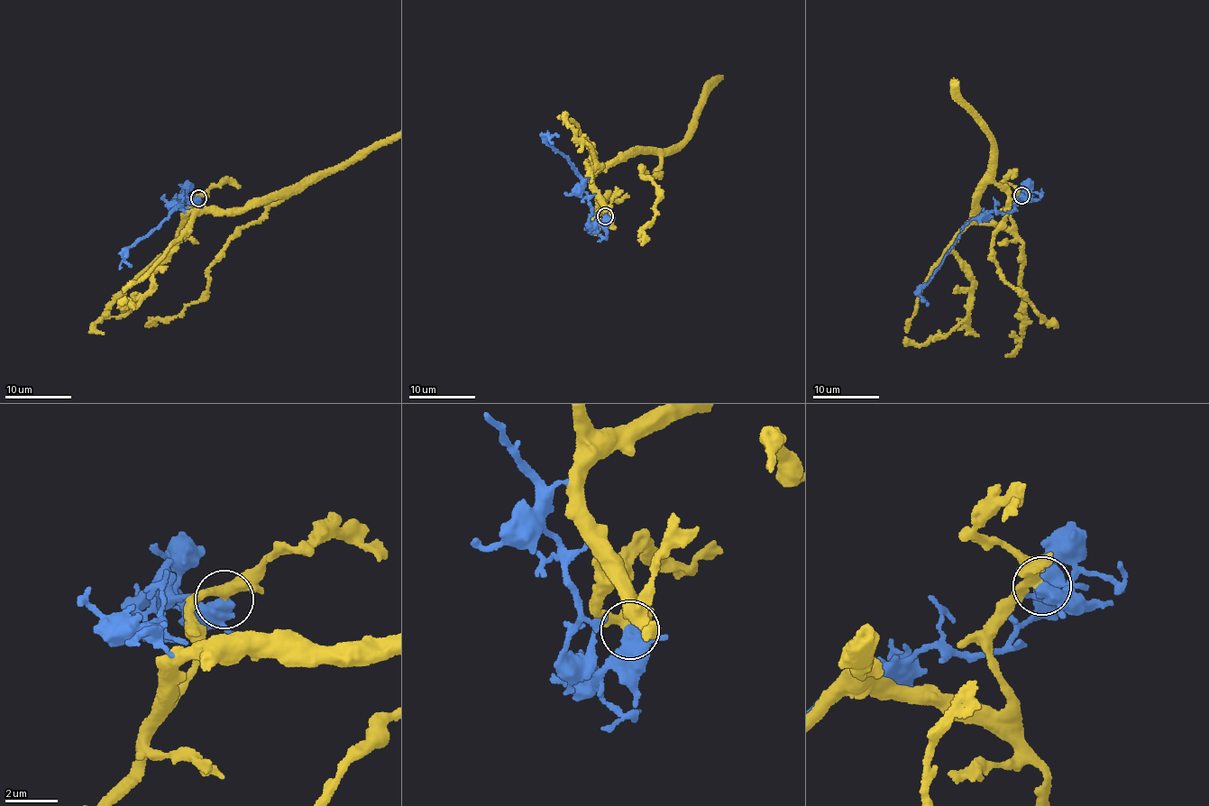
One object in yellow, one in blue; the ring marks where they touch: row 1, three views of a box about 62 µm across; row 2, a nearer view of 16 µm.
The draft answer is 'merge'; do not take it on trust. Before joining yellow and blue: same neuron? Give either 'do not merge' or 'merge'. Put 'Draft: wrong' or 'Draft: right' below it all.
do not merge
Draft: wrong

